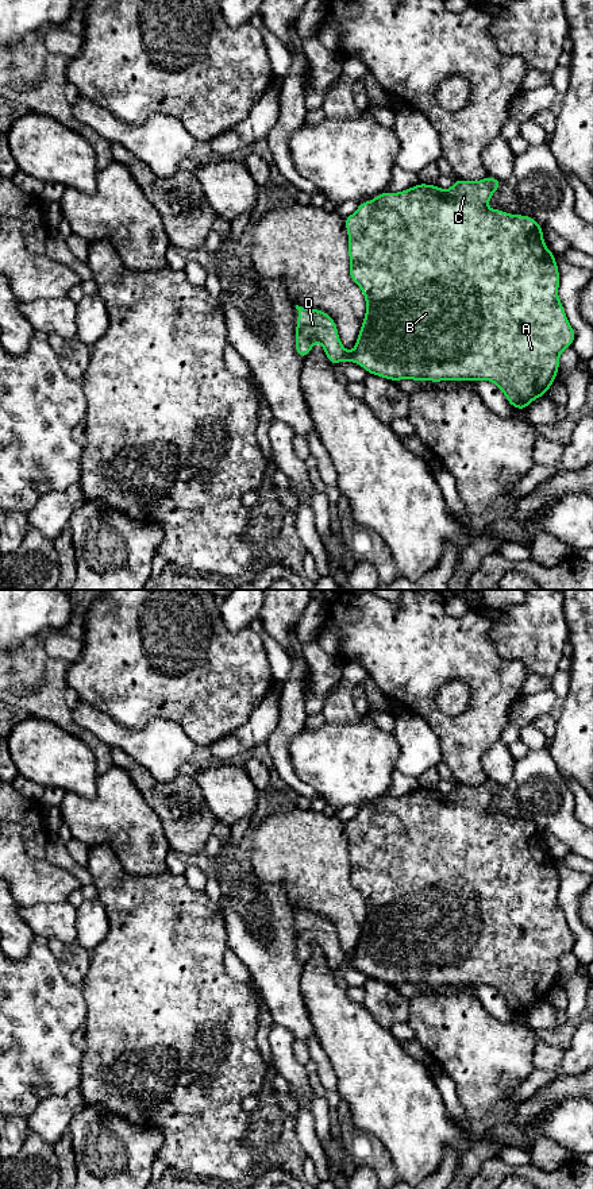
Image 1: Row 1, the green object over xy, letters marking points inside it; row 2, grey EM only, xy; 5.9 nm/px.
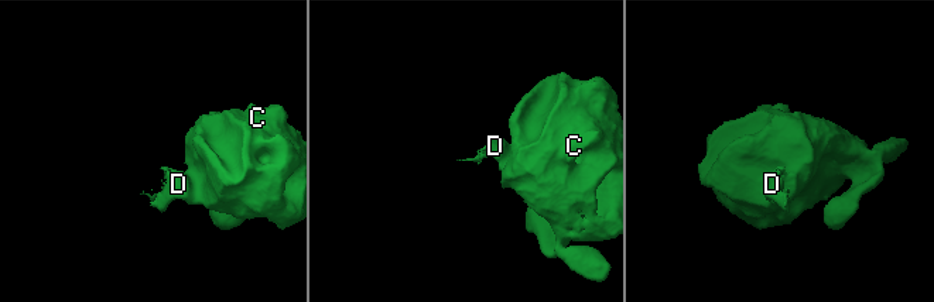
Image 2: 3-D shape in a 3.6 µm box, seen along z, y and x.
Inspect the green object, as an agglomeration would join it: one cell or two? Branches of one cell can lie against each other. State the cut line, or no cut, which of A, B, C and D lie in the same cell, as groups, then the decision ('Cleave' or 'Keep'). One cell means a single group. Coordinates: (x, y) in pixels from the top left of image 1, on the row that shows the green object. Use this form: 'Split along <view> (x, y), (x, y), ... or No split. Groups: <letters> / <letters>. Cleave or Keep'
No split. Groups: A B C D. Keep

